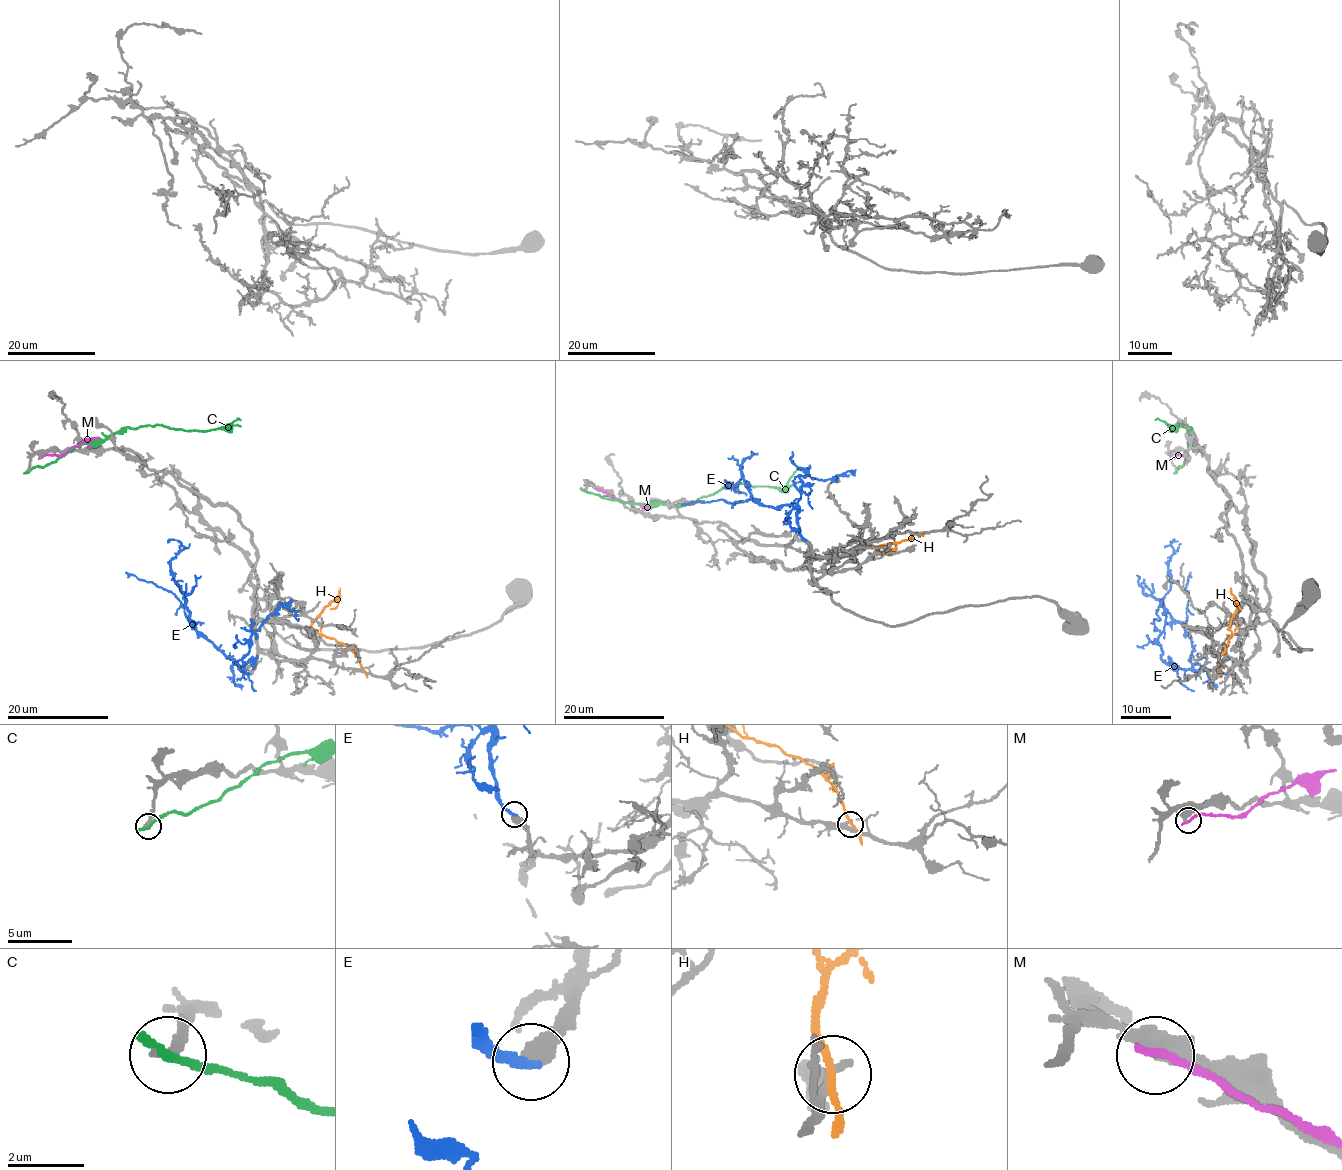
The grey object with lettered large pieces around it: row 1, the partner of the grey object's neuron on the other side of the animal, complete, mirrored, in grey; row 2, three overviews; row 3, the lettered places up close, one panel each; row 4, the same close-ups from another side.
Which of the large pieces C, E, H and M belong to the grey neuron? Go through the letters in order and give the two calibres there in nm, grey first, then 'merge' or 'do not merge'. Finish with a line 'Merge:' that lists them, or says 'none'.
C: 240 nm thick on the grey side, 320 nm on the other; do not merge
E: 500 nm thick on the grey side, 240 nm on the other; merge
H: 280 nm thick on the grey side, 180 nm on the other; do not merge
M: 480 nm thick on the grey side, 240 nm on the other; do not merge
Merge: E

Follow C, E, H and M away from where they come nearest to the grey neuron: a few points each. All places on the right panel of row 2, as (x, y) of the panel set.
C: (1176, 471), (1183, 464), (1190, 427), (1178, 424), (1168, 429), (1172, 431), (1173, 428), (1162, 421), (1154, 419)
E: (1225, 673), (1192, 668), (1191, 637), (1165, 608), (1163, 597), (1171, 586), (1168, 561), (1173, 539), (1170, 541)
H: (1220, 669), (1219, 657), (1231, 635), (1229, 627), (1237, 608), (1235, 601), (1240, 609)
M: (1175, 457), (1187, 451), (1190, 437)

